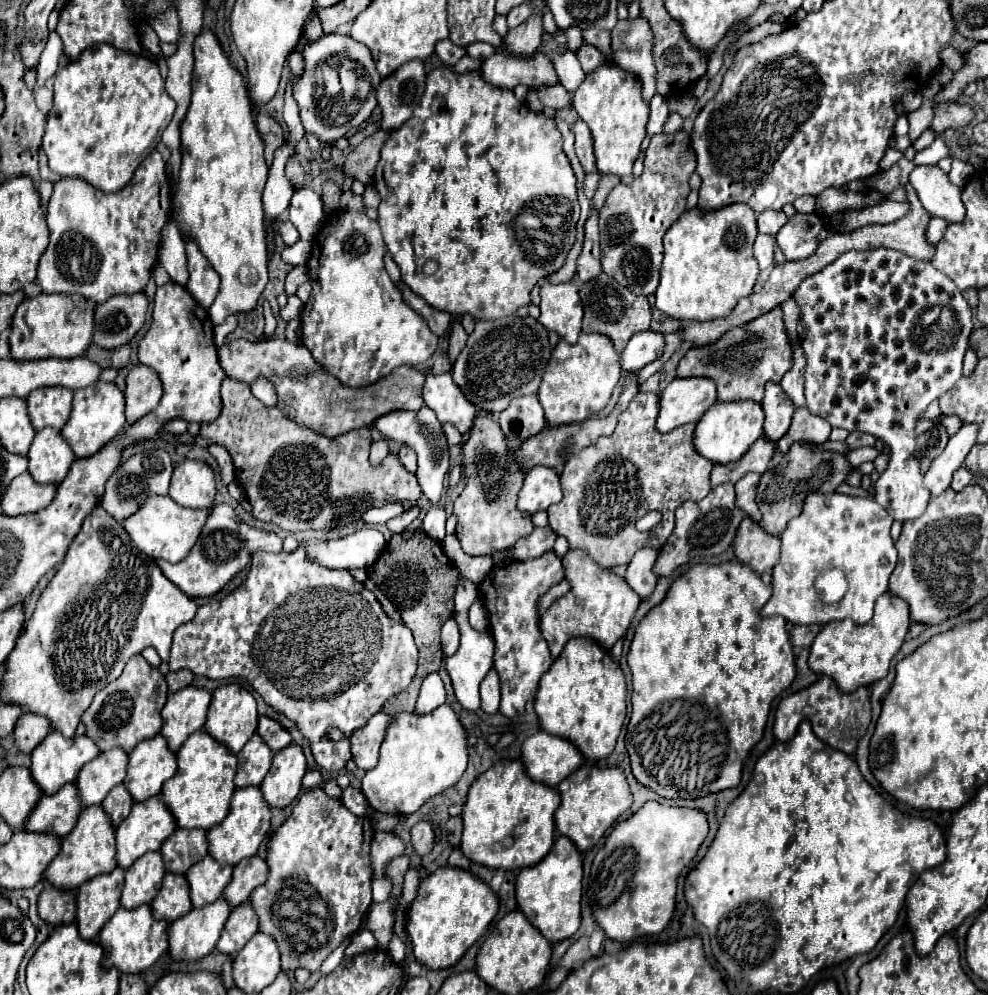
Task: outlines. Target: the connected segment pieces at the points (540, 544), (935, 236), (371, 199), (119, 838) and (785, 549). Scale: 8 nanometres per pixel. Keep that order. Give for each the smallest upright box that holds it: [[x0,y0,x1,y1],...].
[[492,526,556,564],[926,218,946,244],[362,184,380,208],[116,794,176,868],[762,492,896,624]]

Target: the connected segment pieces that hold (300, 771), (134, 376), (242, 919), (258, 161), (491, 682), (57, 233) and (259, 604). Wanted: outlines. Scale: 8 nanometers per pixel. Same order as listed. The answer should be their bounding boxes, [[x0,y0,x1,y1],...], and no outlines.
[[260,744,306,808],[126,364,162,424],[216,902,258,956],[176,30,268,324],[480,668,500,714],[38,150,170,304],[168,544,418,772]]

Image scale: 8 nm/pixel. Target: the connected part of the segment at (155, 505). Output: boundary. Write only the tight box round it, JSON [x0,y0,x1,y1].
[122,496,210,562]

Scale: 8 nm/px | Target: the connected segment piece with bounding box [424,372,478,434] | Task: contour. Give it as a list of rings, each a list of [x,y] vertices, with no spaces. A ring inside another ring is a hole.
[[[452,374],[426,376],[424,384],[424,404],[432,408],[442,424],[452,424],[460,434],[470,432],[474,418],[478,416],[478,408],[462,396],[462,390],[452,380]]]

